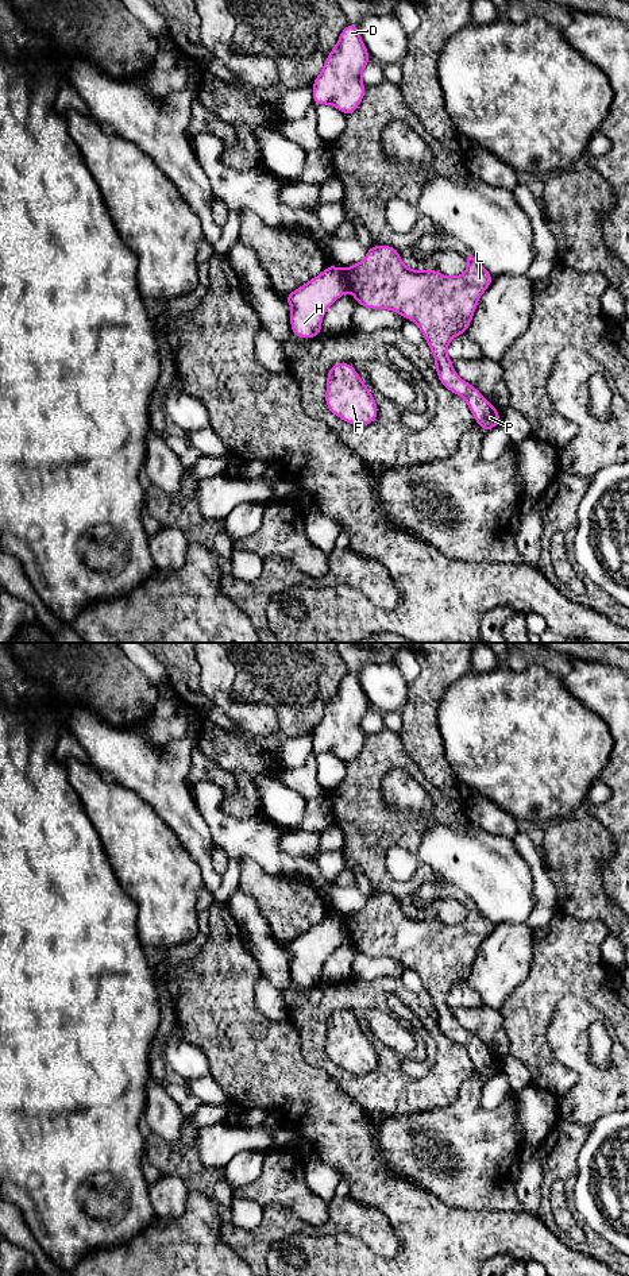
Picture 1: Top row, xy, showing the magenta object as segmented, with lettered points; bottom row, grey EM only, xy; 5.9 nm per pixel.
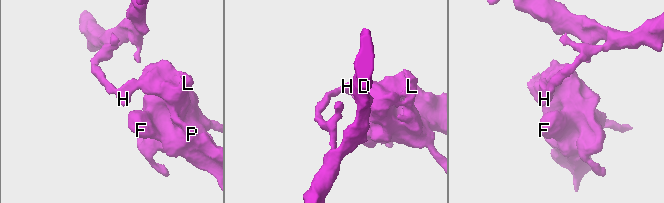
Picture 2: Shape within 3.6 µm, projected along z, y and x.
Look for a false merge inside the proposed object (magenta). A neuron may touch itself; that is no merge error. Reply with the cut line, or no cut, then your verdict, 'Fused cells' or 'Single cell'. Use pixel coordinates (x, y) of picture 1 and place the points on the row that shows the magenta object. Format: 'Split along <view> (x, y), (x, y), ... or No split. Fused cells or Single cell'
Split along xy (343, 270), (348, 288). Fused cells

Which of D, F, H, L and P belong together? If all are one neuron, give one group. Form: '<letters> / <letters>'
D H / F L P

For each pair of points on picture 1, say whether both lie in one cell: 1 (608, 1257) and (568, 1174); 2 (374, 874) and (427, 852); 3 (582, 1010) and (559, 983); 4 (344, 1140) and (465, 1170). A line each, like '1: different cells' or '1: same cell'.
1: same cell
2: different cells
3: different cells
4: different cells

